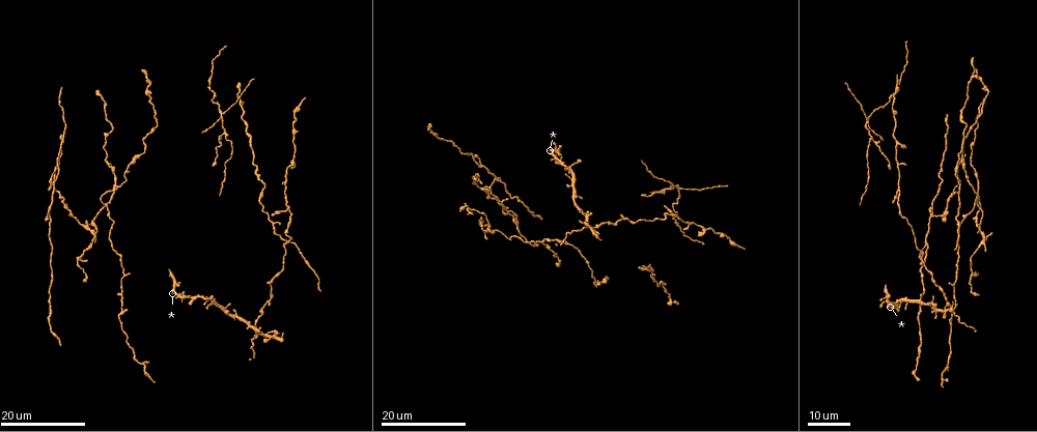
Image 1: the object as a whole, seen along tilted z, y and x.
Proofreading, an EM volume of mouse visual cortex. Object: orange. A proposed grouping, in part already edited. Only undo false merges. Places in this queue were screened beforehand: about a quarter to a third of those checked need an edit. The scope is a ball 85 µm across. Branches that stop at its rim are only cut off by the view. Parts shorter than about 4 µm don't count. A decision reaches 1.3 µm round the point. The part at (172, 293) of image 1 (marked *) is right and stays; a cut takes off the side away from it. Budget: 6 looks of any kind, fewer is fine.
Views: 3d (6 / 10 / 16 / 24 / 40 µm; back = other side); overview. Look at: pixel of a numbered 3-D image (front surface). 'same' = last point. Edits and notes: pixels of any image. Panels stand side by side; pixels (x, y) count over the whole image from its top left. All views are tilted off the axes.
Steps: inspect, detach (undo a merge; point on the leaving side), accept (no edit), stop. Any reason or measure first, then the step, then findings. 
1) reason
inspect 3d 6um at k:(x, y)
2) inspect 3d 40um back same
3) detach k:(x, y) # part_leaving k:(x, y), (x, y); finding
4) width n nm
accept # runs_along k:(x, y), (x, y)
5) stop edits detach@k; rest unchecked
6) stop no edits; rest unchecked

arms part here
inspect 3d 24um at 1:(672, 190)

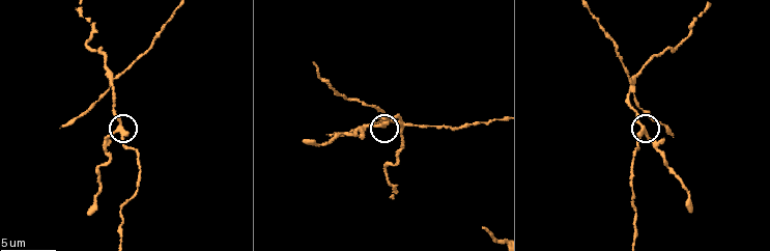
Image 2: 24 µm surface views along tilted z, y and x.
inspect 3d 6um at 2:(642, 129)

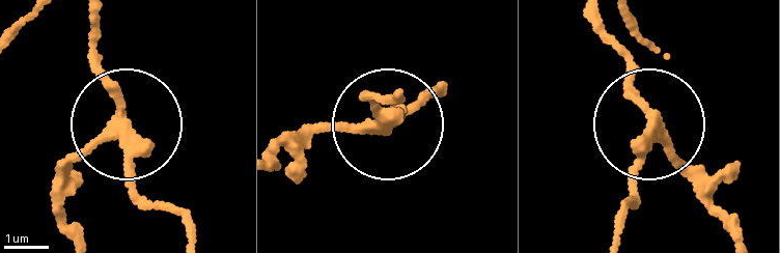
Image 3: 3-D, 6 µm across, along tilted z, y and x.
detach 3:(70, 161) # part_leaving 3:(122, 129), (78, 158), (66, 233); two neurons meet here

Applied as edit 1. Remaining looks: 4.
looks like a crossing
inspect 3d 10um at 2:(116, 75)

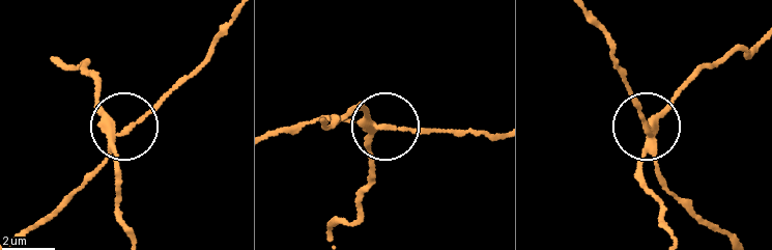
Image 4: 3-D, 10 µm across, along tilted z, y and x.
side_arm 12 um
detach 4:(88, 176) # part_leaving 4:(112, 143), (196, 72), (236, 17); two neurons meet here

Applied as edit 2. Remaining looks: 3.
inspect overview

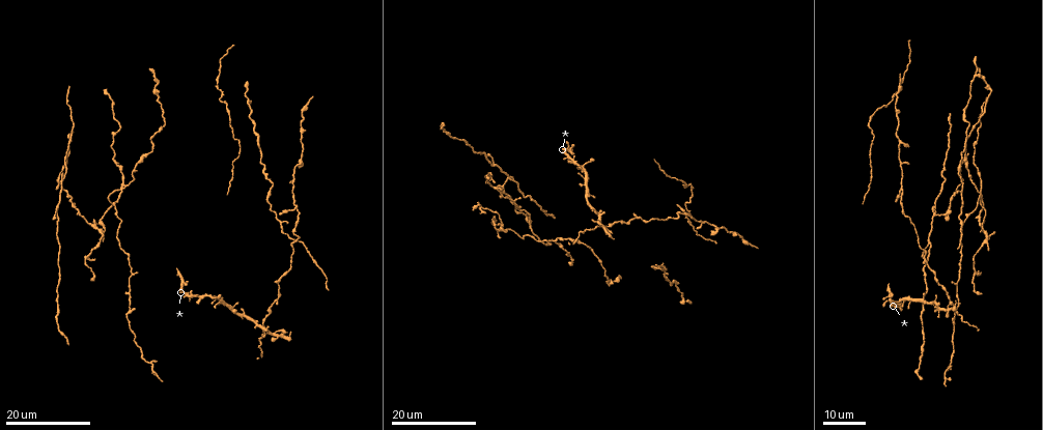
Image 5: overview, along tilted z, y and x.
four arms meet
inspect 3d 24um at 5:(935, 213)

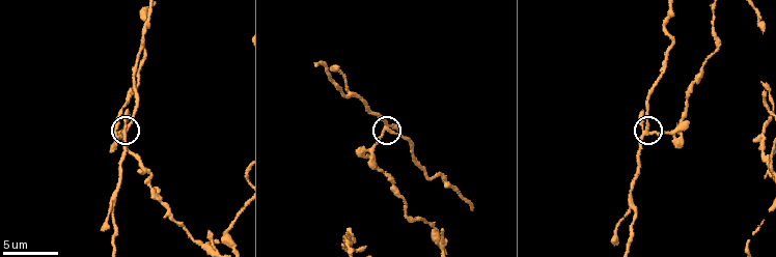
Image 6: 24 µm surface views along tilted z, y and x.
inspect 3d 10um at 6:(392, 130)

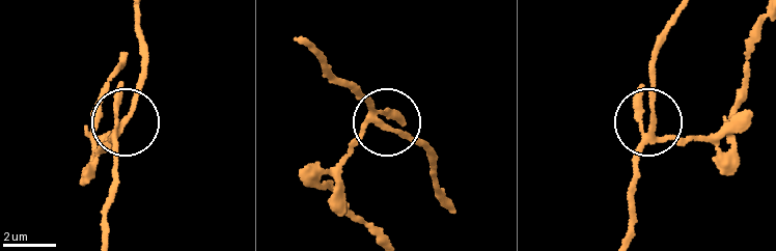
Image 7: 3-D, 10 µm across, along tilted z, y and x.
accept # continuous, no second neuron

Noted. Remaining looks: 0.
stop edits detach@3, detach@4; rest unchecked

